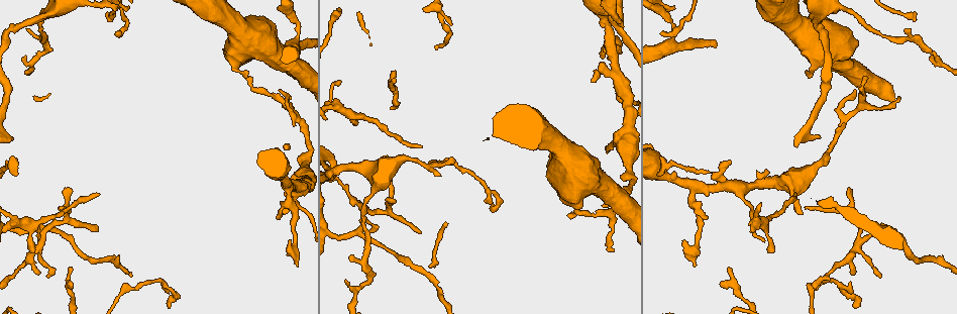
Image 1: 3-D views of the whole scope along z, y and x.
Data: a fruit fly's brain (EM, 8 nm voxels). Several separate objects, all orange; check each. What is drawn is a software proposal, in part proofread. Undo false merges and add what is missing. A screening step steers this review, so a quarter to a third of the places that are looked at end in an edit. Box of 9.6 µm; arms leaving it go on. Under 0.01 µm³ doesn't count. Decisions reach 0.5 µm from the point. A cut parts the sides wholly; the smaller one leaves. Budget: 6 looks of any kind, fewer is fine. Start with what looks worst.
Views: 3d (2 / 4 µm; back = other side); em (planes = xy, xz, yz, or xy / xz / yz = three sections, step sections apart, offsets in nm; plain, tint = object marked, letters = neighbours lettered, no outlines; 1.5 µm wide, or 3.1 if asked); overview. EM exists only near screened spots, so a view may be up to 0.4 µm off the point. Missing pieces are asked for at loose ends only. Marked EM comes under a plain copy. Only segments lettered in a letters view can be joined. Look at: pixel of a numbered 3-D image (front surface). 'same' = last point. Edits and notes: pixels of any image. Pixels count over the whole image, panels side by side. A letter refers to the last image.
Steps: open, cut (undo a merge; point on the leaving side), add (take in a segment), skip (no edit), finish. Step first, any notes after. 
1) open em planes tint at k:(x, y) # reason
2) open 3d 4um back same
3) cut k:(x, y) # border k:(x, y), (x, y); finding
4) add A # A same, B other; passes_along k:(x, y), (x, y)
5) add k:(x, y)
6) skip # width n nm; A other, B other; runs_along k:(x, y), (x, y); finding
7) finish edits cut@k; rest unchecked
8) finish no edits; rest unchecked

open em planes letters at 1:(356, 122) # an open end

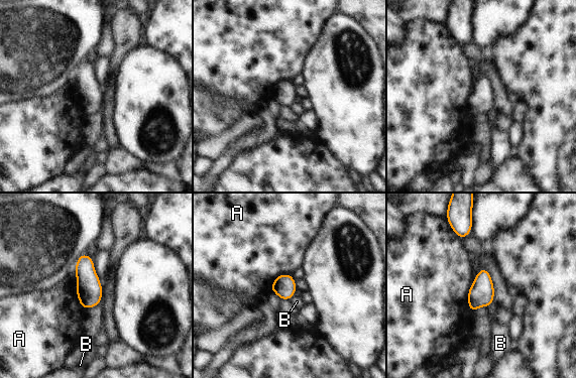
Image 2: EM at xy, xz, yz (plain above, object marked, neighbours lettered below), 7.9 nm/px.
skip # longest_contact A 220 nm; A other, B other; border 2:(493, 300), (487, 306); none of them fits

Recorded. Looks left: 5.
open 3d 2um at 1:(866, 78) # an open end

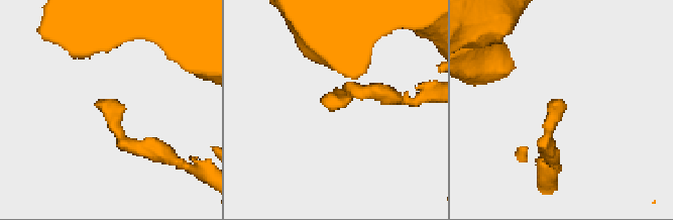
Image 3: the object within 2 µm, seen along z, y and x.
open em planes letters at 3:(96, 101)

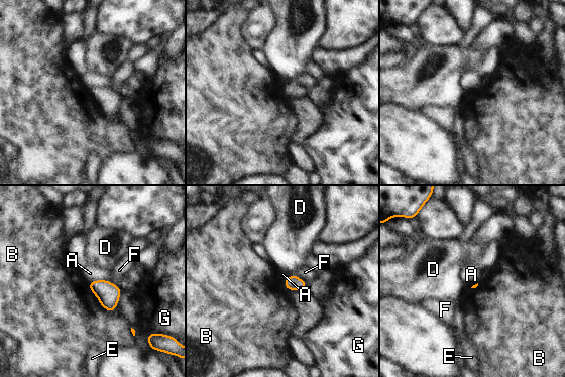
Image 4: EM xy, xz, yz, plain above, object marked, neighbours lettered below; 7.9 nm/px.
skip # A other, B other, D other, E other, F other, G other; border 4:(108, 279), (95, 279), (88, 284); no lettered segment goes on from it

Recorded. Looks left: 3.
open em planes letters at 1:(73, 284) # branch stops here

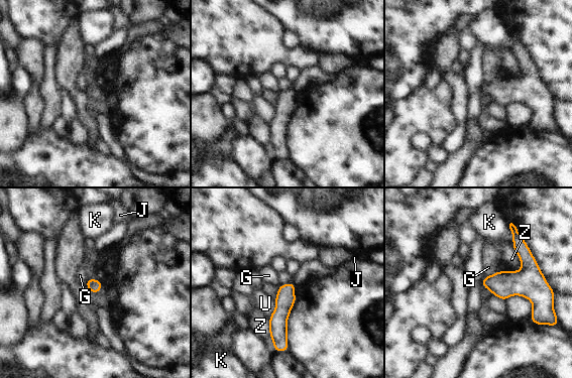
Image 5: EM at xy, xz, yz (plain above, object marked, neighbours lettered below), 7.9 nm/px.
skip # G other, J other, K other, U other, Z other; none of them fits

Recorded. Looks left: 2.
finish no edits; rest unchecked

